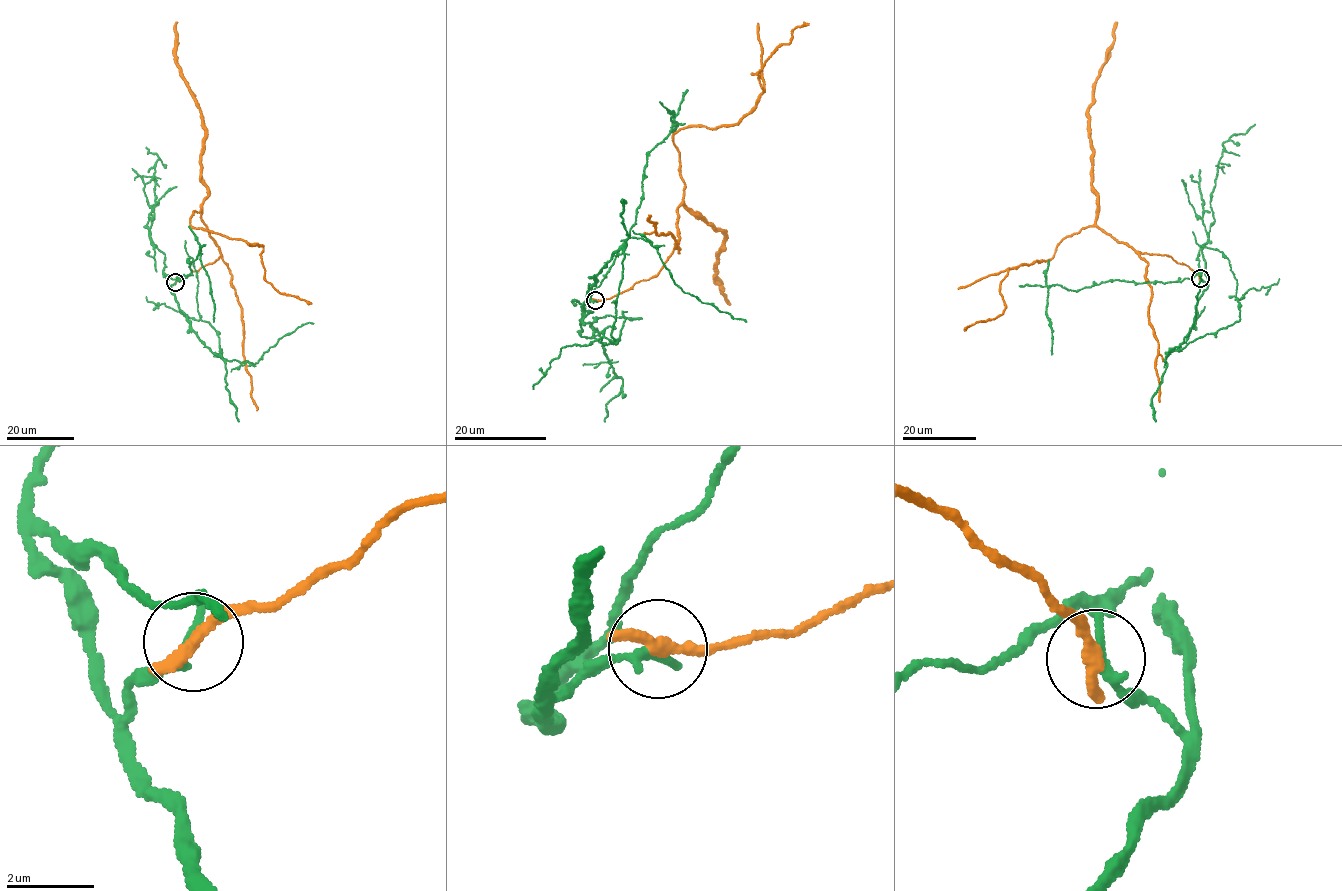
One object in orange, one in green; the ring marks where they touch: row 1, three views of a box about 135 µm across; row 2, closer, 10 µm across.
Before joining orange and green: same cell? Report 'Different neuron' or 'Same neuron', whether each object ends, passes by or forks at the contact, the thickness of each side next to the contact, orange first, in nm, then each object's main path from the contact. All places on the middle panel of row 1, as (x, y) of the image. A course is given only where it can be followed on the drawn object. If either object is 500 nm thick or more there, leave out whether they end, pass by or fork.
Different neuron. At the ring orange ends. At the ring green ends. Thickness 360 nm (orange) against 280 nm. Course of orange: (595, 300), (654, 277), (676, 245), (684, 187), (674, 134), (740, 122), (763, 90), (752, 73), (809, 24). Course of green: (594, 301), (583, 304), (588, 285), (622, 249), (615, 342), (601, 338), (604, 346), (617, 344), (627, 312)

